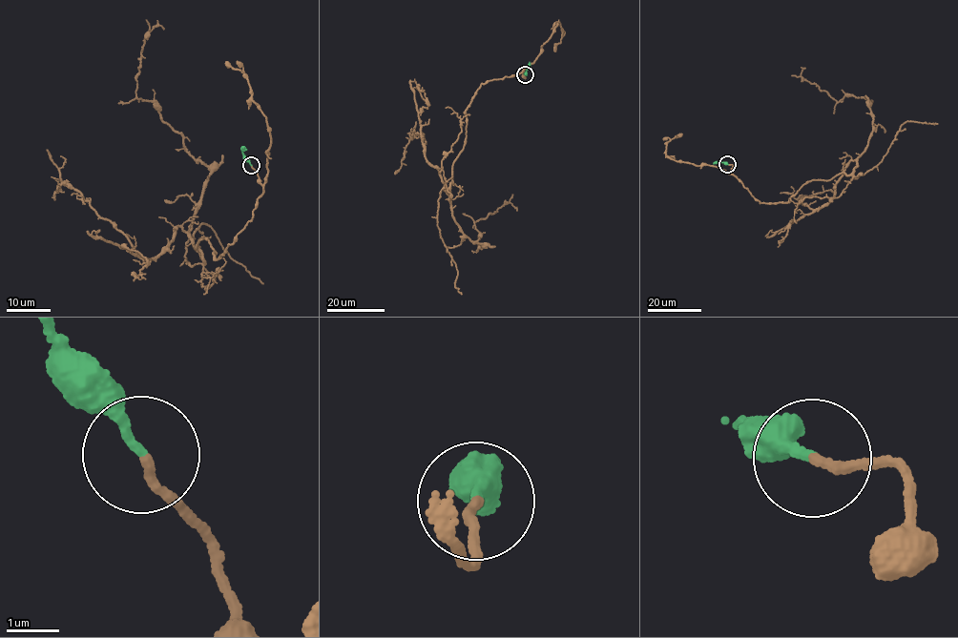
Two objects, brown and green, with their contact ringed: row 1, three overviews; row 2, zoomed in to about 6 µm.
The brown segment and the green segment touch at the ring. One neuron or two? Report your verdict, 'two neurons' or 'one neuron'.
one neuron

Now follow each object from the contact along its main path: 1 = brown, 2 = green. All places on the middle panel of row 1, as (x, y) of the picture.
1: (525, 74), (474, 94), (448, 198), (478, 250), (474, 222), (508, 203), (516, 210)
2: (525, 74), (530, 62)

